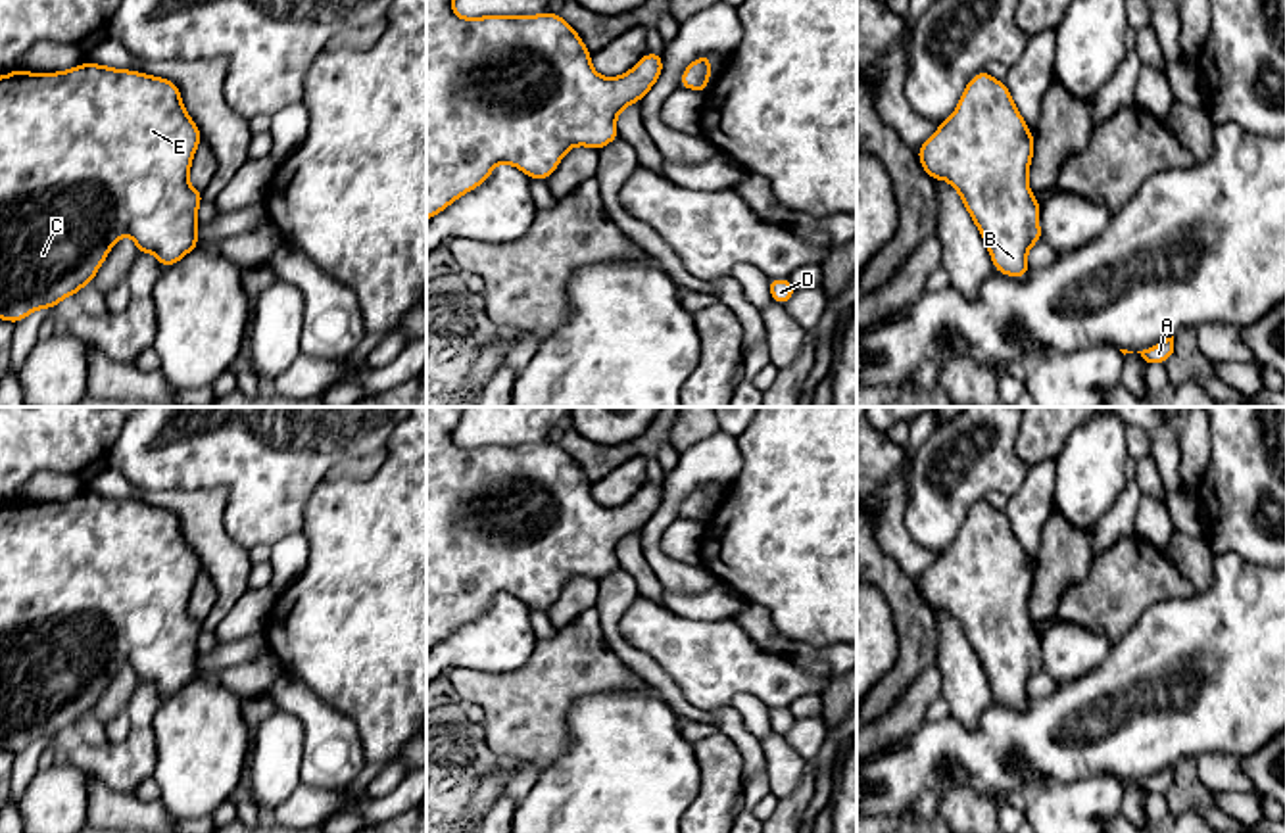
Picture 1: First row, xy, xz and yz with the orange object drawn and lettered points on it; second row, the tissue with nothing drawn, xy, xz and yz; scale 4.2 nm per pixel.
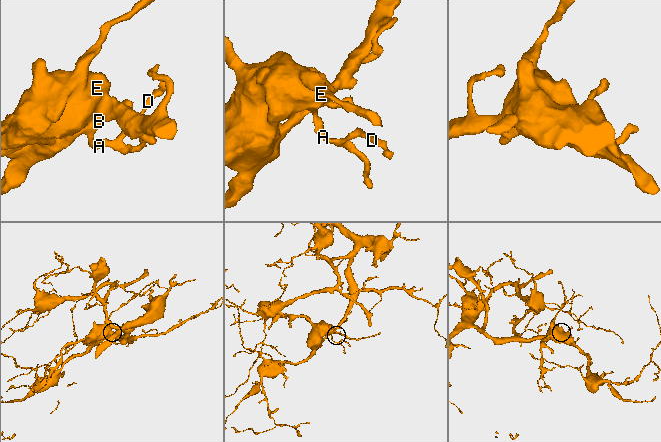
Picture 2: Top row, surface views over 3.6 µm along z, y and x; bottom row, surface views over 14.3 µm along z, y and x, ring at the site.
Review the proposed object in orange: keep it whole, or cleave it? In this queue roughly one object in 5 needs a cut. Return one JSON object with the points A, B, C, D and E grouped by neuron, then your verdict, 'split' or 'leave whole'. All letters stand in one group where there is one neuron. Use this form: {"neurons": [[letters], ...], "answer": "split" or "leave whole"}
{"neurons": [["A", "B", "C", "D", "E"]], "answer": "leave whole"}

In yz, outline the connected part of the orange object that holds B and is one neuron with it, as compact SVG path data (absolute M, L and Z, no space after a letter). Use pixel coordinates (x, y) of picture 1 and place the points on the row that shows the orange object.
M987 71L976 73L957 109L916 152L932 180L943 178L958 192L987 246L995 271L1024 278L1030 271L1028 250L1043 240L1041 203L1033 198L1028 180L1035 140L1005 81L993 79Z

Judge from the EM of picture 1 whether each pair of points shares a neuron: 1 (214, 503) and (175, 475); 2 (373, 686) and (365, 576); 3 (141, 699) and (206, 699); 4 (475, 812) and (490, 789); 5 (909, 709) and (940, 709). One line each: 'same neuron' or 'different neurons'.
1: different neurons
2: same neuron
3: different neurons
4: same neuron
5: different neurons

